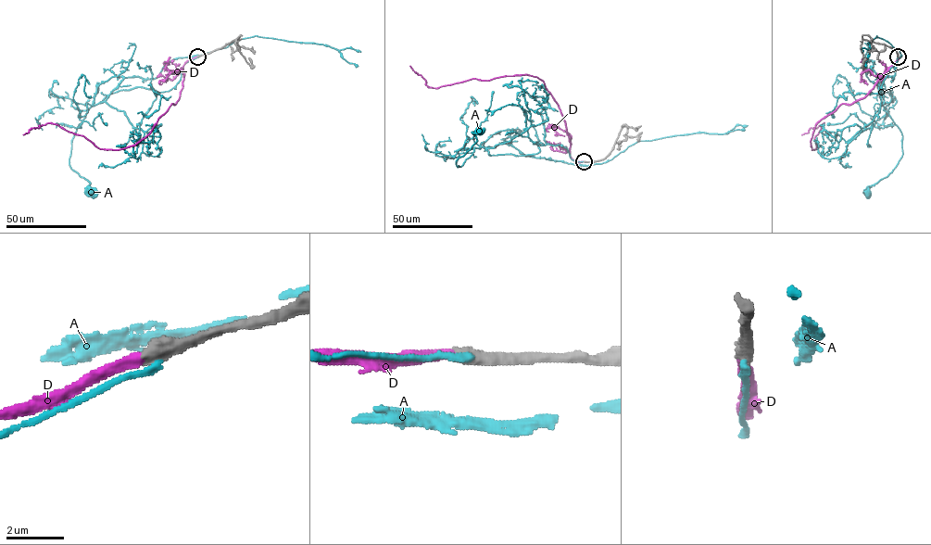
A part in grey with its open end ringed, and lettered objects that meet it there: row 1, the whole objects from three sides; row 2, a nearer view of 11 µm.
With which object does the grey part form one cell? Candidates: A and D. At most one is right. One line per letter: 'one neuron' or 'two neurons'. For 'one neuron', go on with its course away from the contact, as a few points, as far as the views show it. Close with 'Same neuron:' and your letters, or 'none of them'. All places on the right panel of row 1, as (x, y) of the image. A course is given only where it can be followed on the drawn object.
A: two neurons
D: one neuron; it runs (898, 57), (864, 96), (841, 104), (816, 124), (811, 139), (816, 148), (824, 123), (801, 134)
Same neuron: D

